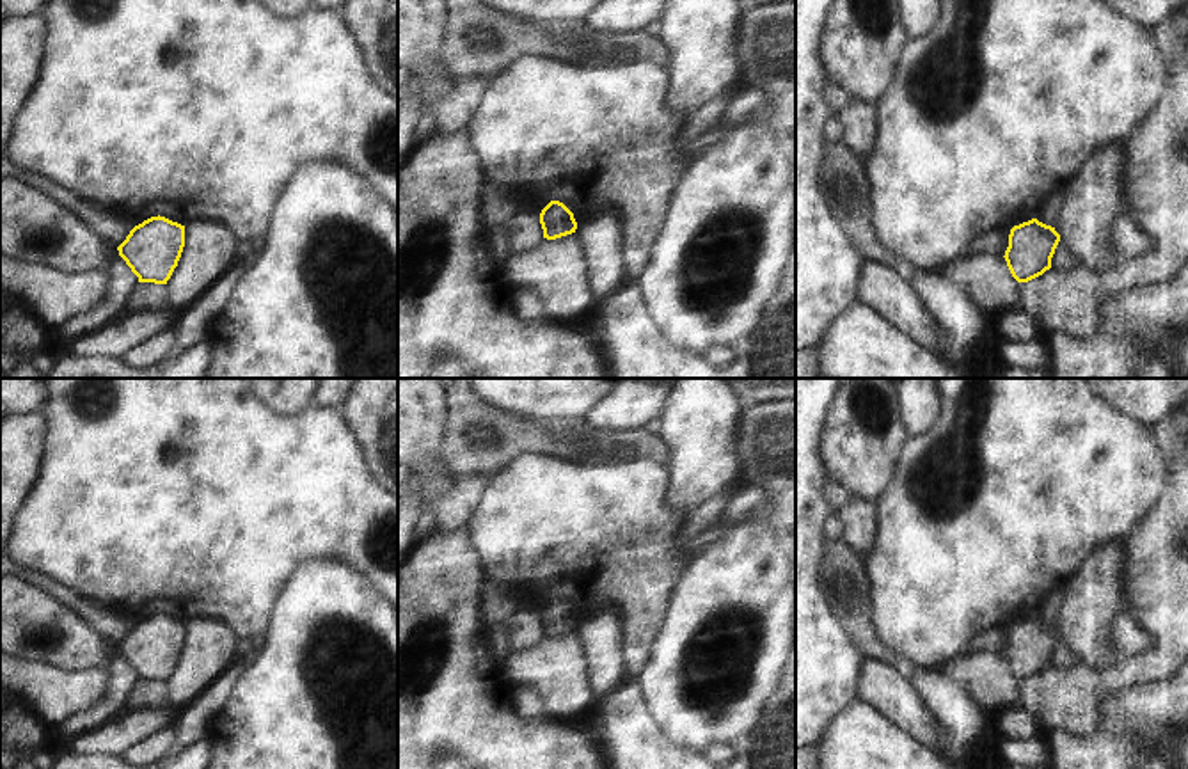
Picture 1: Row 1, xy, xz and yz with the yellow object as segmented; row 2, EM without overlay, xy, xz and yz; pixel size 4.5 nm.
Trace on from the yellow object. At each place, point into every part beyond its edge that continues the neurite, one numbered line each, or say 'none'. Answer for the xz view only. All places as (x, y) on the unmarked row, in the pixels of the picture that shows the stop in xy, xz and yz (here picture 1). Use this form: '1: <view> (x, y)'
none.

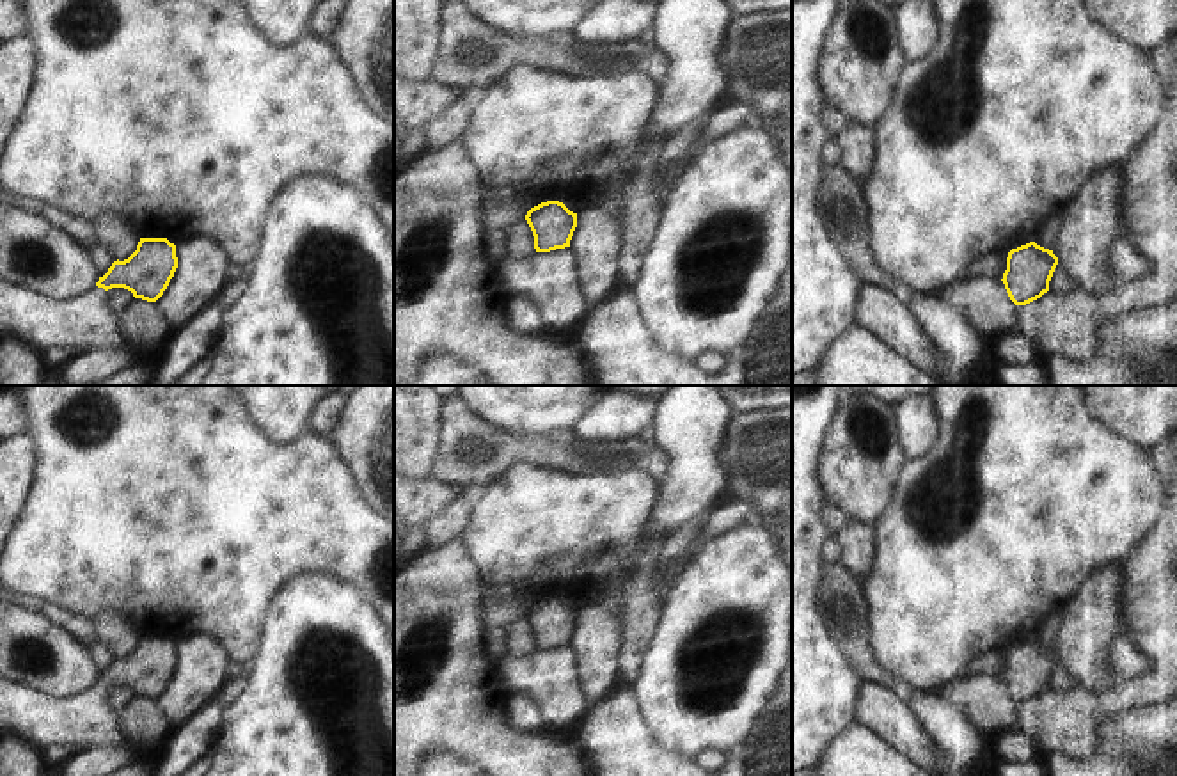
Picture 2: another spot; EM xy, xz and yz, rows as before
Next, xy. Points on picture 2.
1: xy (84, 721).

